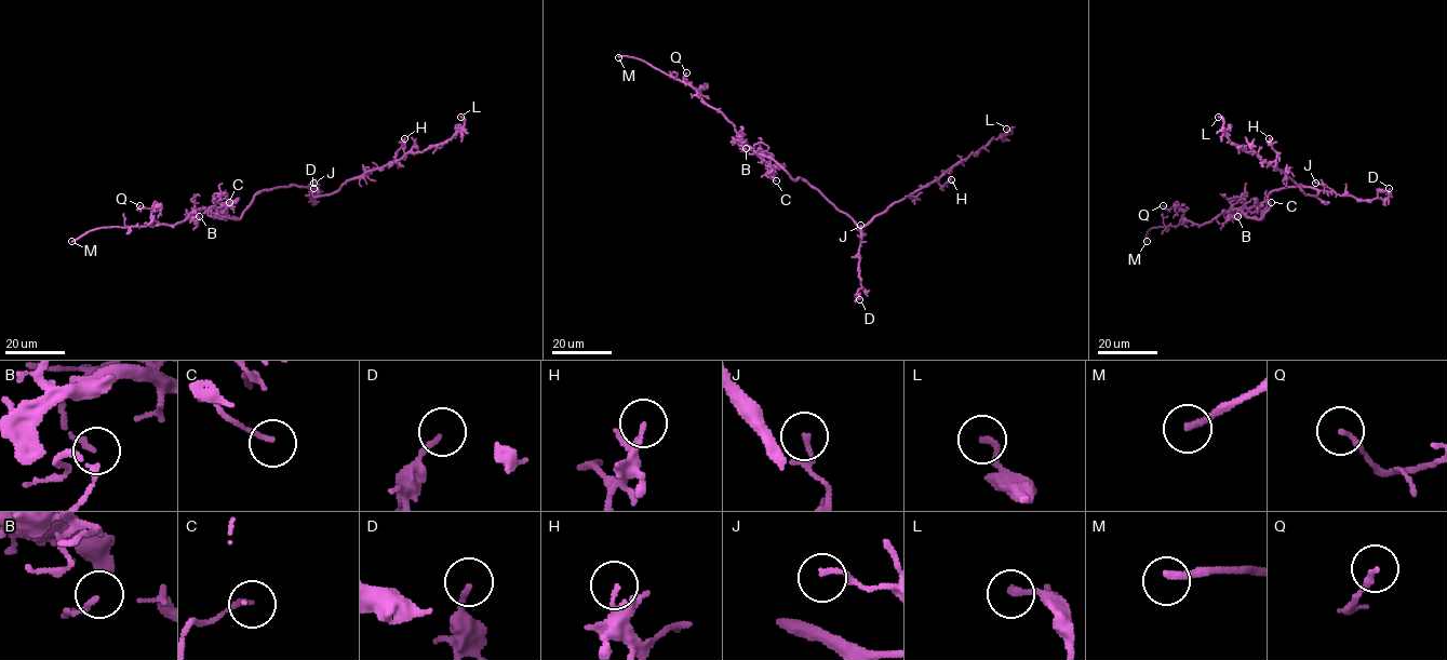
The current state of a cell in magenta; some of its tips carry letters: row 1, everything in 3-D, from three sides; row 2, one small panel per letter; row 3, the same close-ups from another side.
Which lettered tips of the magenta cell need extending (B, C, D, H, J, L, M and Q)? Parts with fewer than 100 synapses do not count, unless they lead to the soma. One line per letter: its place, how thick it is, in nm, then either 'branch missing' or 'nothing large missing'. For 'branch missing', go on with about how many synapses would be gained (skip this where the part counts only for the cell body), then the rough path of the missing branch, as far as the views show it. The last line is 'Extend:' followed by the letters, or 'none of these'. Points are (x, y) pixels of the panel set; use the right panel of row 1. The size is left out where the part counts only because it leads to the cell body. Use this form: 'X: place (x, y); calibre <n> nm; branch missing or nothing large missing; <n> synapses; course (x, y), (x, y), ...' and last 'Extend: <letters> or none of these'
B: place (1237, 216); calibre 100 nm; nothing large missing
C: place (1271, 202); calibre 140 nm; nothing large missing
D: place (1389, 188); calibre 160 nm; nothing large missing
H: place (1269, 138); calibre 120 nm; nothing large missing
J: place (1315, 183); calibre 140 nm; nothing large missing
L: place (1218, 117); calibre 200 nm; nothing large missing
M: place (1147, 241); calibre 220 nm; branch missing; course (1147, 241), (1162, 260), (1177, 271), (1192, 278), (1195, 274)
Q: place (1163, 205); calibre 170 nm; nothing large missing
Extend: M

